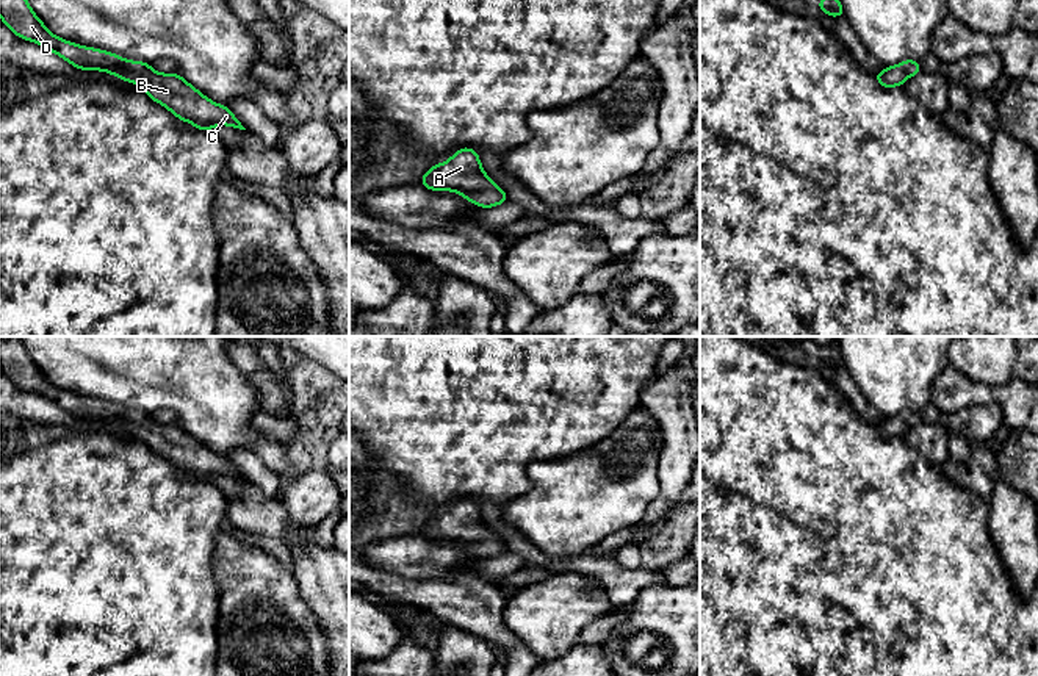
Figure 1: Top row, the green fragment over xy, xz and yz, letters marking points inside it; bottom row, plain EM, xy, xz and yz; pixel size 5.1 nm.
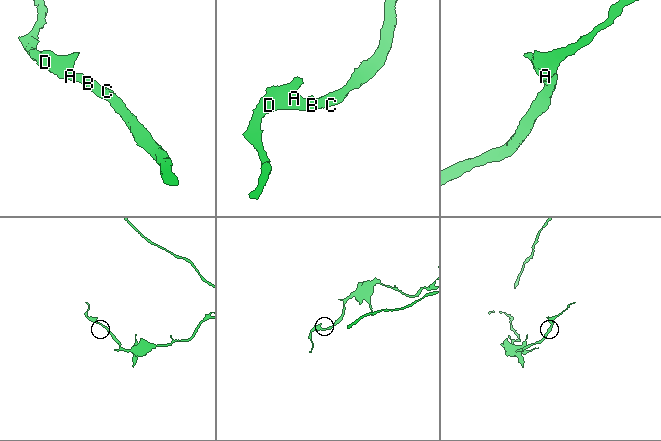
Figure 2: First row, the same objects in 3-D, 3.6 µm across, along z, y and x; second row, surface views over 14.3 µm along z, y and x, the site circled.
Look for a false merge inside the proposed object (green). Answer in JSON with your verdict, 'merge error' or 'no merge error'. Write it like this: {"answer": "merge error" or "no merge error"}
{"answer": "no merge error"}

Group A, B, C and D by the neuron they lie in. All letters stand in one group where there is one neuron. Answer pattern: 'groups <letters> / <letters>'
groups A B C D

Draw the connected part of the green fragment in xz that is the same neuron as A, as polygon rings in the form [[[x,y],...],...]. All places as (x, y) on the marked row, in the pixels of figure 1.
[[[462,147],[448,161],[431,166],[420,185],[432,191],[454,191],[481,208],[509,200],[506,191],[484,172],[478,152],[470,147]]]

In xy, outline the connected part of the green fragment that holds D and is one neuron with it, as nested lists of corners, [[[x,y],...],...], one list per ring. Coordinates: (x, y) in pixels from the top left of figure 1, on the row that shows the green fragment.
[[[0,0],[0,17],[16,36],[49,49],[77,69],[103,70],[124,81],[138,83],[152,100],[180,120],[191,122],[194,128],[211,131],[214,125],[230,125],[246,130],[225,105],[207,99],[178,72],[158,74],[149,63],[125,61],[116,53],[83,47],[52,34],[27,0]]]

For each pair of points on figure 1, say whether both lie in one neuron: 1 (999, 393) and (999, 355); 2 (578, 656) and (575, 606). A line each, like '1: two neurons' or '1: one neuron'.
1: two neurons
2: two neurons

